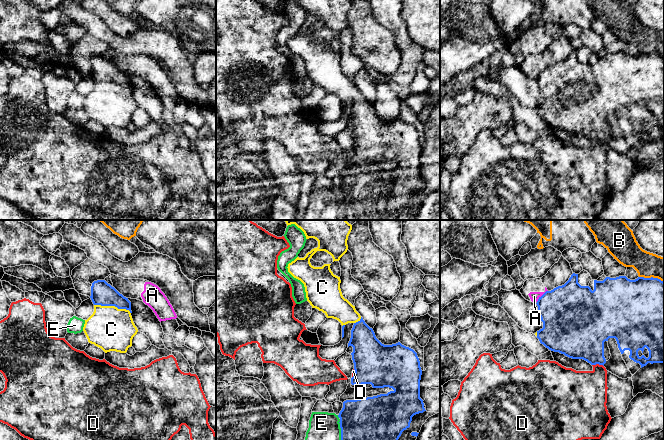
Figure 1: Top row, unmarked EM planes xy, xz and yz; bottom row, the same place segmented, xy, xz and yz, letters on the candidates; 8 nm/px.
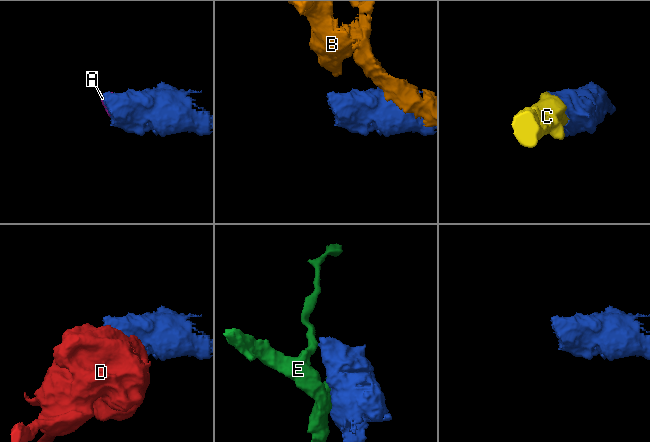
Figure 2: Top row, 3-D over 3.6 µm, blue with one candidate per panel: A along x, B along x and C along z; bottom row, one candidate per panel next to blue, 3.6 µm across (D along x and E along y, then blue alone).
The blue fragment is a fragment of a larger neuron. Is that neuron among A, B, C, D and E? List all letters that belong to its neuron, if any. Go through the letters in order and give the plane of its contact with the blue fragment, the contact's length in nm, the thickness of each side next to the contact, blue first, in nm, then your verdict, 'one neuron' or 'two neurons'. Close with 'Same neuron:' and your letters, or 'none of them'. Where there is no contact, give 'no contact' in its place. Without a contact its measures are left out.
A: yz | 130 nm | 440/80 nm | two neurons
B: yz | 200 nm | 500/200 nm | two neurons
C: xy | 300 nm | 190/360 nm | one neuron
D: yz | 100 nm | 360/340 nm | two neurons
E: xz | 200 nm | 480/300 nm | two neurons
Same neuron: C

